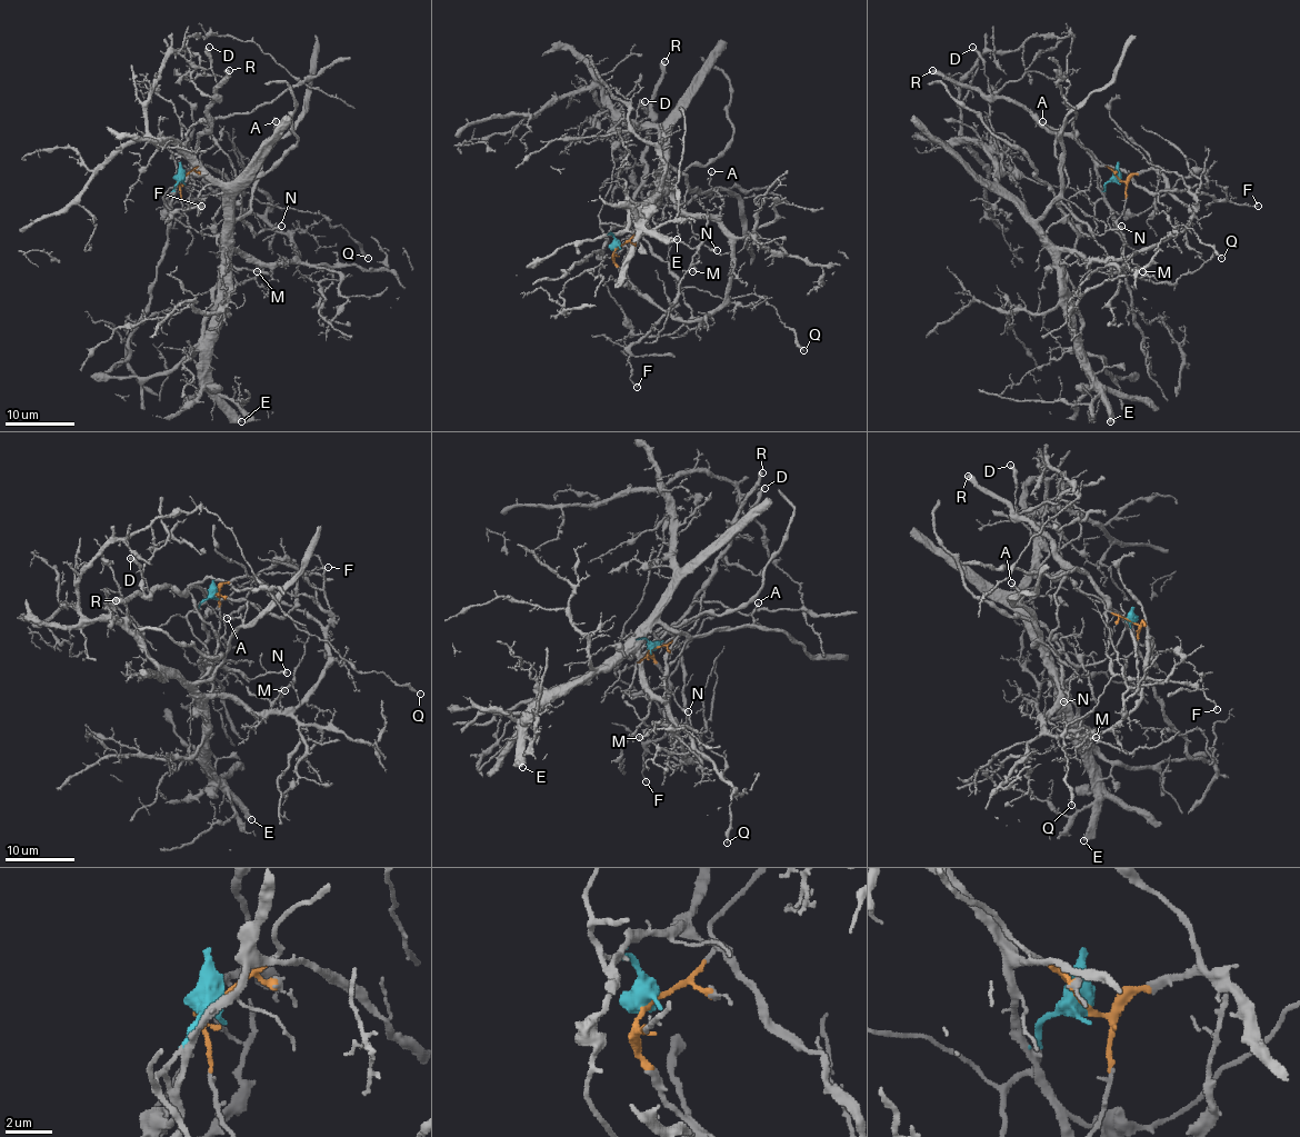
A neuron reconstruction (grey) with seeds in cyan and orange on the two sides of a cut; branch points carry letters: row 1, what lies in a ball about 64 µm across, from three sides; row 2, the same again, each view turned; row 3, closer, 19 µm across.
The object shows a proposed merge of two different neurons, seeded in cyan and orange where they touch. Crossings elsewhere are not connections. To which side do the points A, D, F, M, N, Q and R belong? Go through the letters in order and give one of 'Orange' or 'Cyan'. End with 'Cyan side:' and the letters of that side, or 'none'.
A: Orange
D: Cyan
F: Cyan
M: Orange
N: Cyan
Q: Cyan
R: Cyan
Cyan side: D, F, N, Q, R

